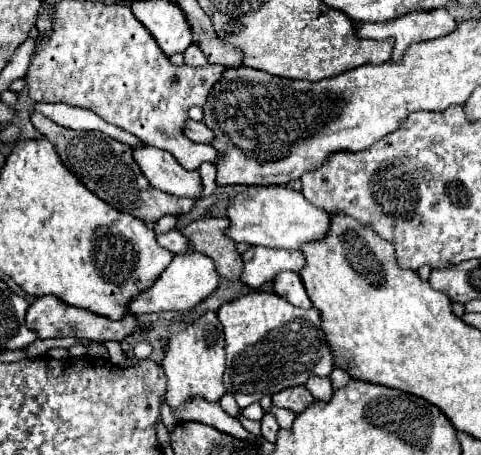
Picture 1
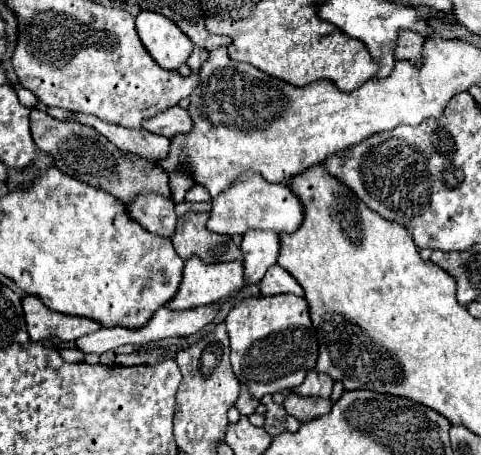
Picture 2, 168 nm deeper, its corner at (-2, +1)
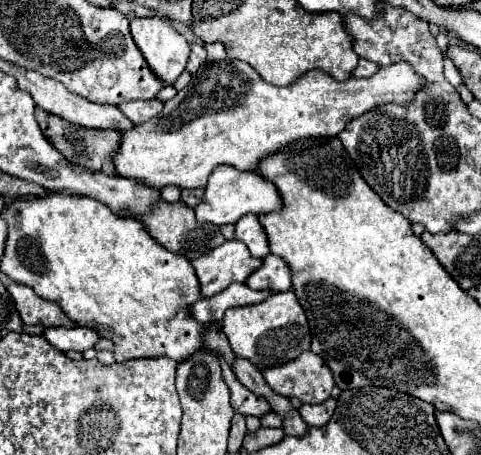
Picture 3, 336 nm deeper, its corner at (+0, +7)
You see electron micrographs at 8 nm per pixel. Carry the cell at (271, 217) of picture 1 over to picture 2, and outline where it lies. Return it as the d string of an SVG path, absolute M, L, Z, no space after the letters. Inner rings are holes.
M247 171L245 175L239 175L227 187L227 191L221 191L211 201L211 219L207 221L207 229L221 235L245 235L251 229L271 229L275 233L293 233L299 229L303 221L303 207L295 193L285 183L267 183L261 175L255 175Z

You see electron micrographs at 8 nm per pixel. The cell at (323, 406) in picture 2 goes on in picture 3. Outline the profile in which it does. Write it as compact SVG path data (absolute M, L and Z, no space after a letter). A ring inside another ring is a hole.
M329 397L327 401L317 403L317 405L305 403L305 405L301 405L299 411L301 411L301 417L305 419L307 425L325 425L325 421L329 421L329 417L333 415L335 405L337 405L337 401L333 397Z

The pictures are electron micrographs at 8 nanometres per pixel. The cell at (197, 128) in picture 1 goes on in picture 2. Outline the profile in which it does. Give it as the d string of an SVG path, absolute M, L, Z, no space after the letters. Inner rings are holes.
M179 105L169 107L165 111L159 111L151 119L143 121L143 127L147 131L163 135L163 137L173 137L173 135L179 135L179 133L187 133L187 131L191 131L191 125L193 125L191 117Z

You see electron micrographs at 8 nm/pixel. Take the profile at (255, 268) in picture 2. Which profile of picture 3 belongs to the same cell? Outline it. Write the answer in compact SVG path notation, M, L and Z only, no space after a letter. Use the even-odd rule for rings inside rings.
M245 215L235 223L235 239L245 243L255 259L265 259L269 255L267 235L257 215Z

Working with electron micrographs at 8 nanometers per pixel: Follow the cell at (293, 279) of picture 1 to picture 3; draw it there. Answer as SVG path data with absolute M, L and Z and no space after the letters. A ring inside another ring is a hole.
M267 255L263 259L263 265L249 277L247 285L255 291L265 291L265 289L271 289L273 293L289 291L291 289L291 269L277 255Z

